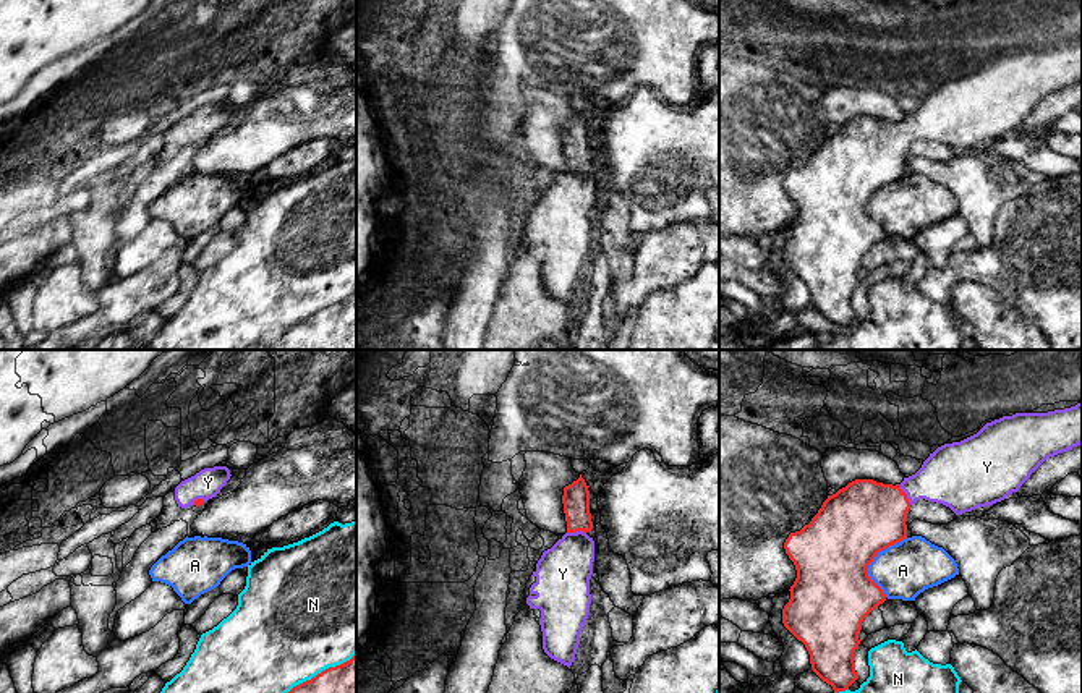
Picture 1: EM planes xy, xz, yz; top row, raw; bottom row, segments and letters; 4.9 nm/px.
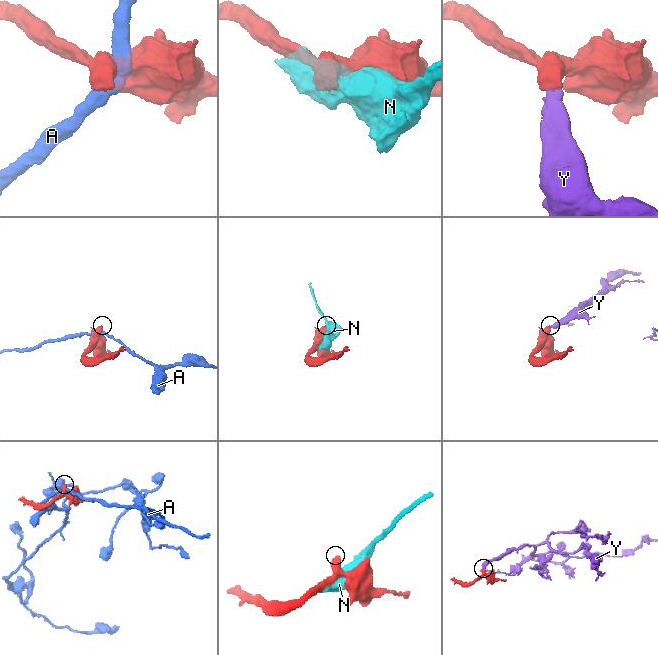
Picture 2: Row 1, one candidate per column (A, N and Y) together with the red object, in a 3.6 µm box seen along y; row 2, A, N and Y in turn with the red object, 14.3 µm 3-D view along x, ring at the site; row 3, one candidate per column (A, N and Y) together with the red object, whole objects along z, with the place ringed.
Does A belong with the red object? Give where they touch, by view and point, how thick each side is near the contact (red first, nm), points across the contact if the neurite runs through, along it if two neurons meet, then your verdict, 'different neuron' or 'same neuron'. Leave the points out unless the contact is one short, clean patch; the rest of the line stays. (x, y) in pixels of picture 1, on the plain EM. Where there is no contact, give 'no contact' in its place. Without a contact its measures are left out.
meets red in yz at (872, 198); 400 nm thick on the red side, 280 nm on the other; different neuron

